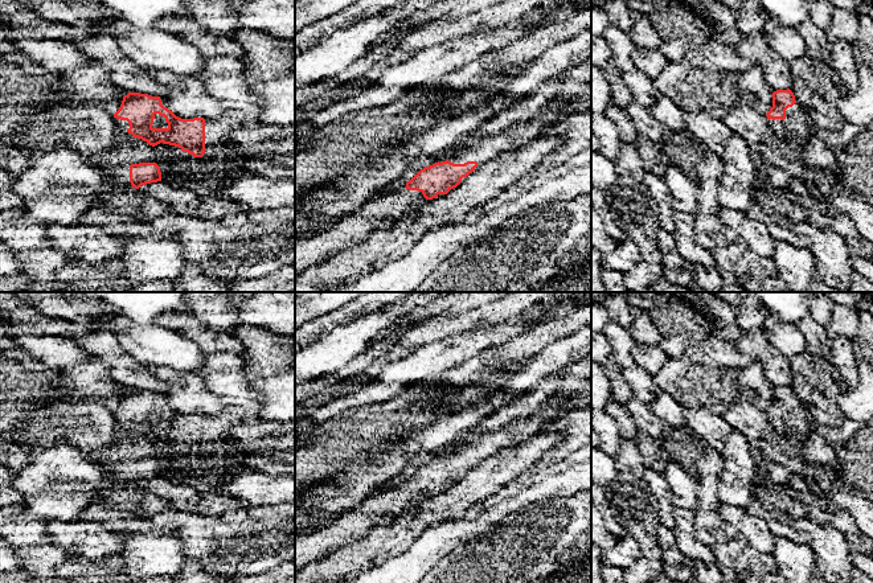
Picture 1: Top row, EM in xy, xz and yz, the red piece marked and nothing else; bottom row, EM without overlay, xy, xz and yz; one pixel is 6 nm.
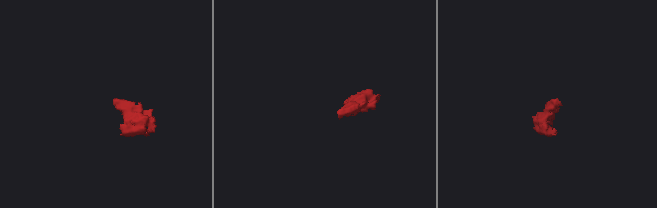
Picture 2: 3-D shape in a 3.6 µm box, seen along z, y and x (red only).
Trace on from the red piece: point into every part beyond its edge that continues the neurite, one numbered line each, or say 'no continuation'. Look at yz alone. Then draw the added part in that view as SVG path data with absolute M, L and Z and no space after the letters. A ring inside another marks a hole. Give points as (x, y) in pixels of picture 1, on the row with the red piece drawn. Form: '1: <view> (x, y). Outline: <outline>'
1: yz (790, 122). Outline: M795 103L792 107L788 107L786 110L786 119L784 120L780 120L780 119L769 119L769 126L771 128L774 128L776 132L780 132L780 131L788 131L791 132L795 126L796 126L796 118L794 115L794 110L798 107L798 103Z

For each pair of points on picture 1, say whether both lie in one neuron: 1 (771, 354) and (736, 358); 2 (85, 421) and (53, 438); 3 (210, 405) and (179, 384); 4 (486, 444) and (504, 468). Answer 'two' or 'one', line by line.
1: two
2: one
3: one
4: two

